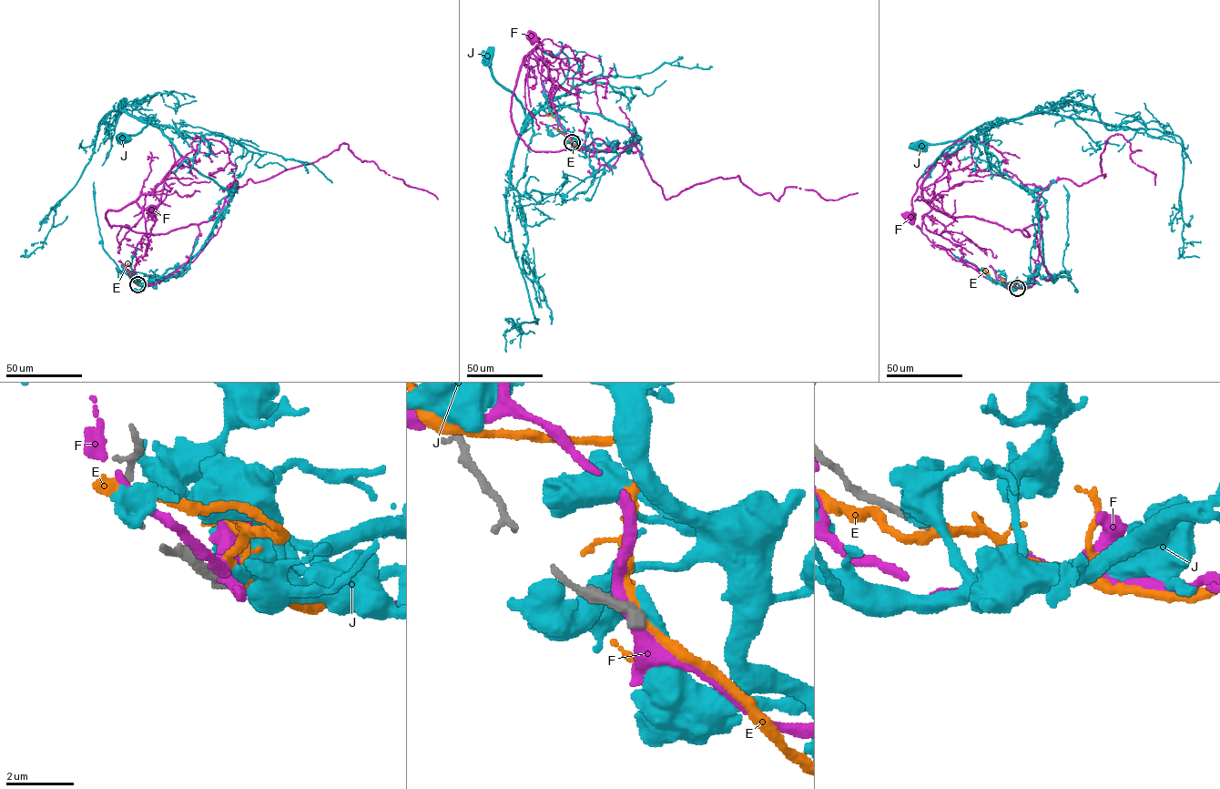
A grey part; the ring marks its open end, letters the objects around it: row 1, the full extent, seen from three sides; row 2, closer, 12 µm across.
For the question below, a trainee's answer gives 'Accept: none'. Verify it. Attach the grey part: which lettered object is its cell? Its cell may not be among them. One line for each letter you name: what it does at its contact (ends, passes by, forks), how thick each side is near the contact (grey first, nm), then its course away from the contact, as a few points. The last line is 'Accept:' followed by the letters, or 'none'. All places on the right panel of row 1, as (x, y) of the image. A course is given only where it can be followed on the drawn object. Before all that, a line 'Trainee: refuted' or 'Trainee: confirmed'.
Trainee: confirmed
Accept: none

